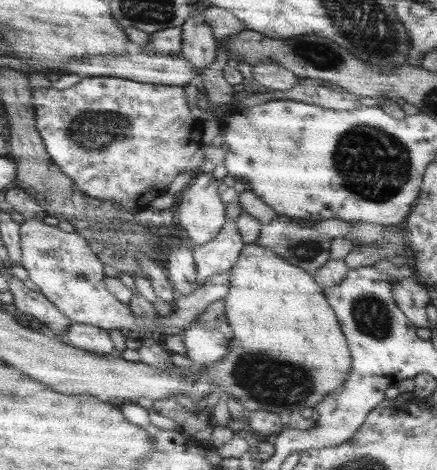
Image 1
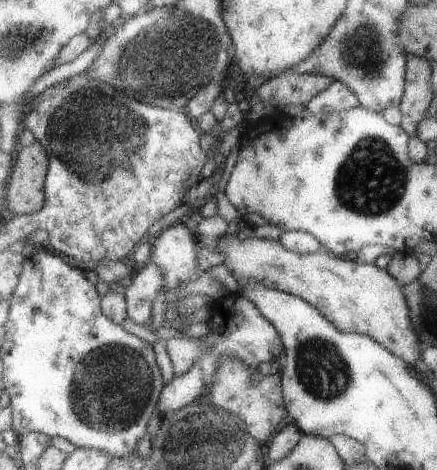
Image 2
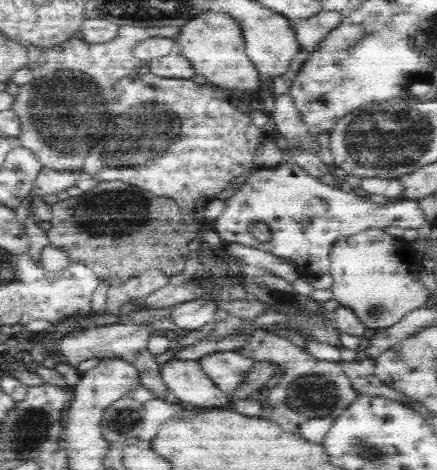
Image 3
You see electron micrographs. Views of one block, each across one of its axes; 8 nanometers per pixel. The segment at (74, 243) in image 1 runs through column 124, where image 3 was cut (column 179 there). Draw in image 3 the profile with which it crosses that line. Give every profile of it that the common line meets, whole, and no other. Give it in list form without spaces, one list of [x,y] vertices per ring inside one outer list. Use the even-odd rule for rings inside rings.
[[[208,298],[208,300],[188,300],[188,302],[180,302],[180,304],[172,304],[168,306],[172,322],[186,332],[192,330],[200,330],[204,324],[214,322],[214,314],[218,310],[218,300],[216,298]]]

